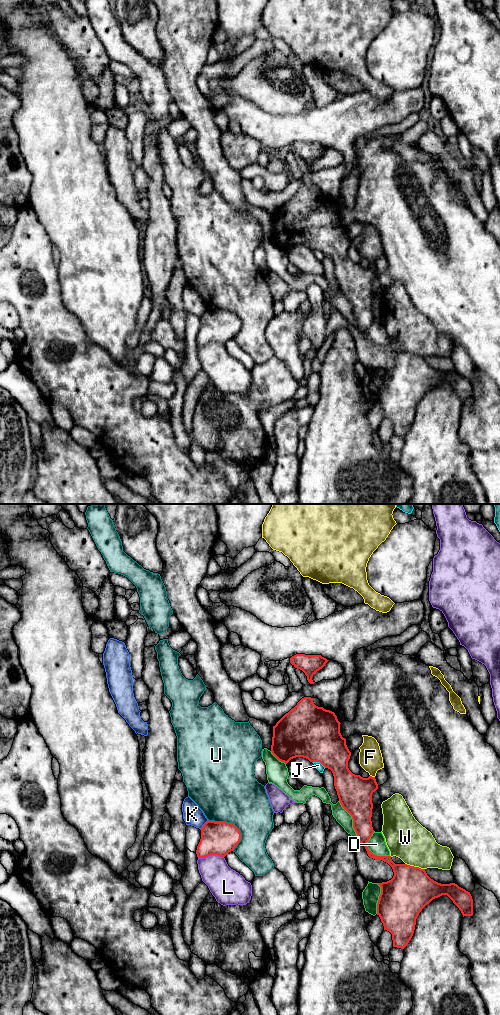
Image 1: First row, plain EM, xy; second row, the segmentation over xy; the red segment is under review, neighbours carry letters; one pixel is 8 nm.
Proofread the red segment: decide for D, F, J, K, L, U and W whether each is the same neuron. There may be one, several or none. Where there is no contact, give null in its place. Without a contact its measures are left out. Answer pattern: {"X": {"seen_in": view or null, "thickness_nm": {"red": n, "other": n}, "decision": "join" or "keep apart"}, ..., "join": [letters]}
{"D": {"seen_in": "xy", "thickness_nm": {"red": 160, "other": 140}, "decision": "keep apart"}, "F": {"seen_in": "xy", "thickness_nm": {"red": 280, "other": 190}, "decision": "keep apart"}, "J": {"seen_in": "xy", "thickness_nm": {"red": 420, "other": 60}, "decision": "keep apart"}, "K": {"seen_in": "xy", "thickness_nm": {"red": 280, "other": 160}, "decision": "keep apart"}, "L": {"seen_in": "xy", "thickness_nm": {"red": 280, "other": 260}, "decision": "keep apart"}, "U": {"seen_in": "xy", "thickness_nm": {"red": 280, "other": 460}, "decision": "keep apart"}, "W": {"seen_in": "xy", "thickness_nm": {"red": 360, "other": 320}, "decision": "keep apart"}, "join": []}

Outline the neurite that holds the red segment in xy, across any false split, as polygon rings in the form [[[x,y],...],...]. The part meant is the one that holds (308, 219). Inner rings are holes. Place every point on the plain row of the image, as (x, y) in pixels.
[[[304,185],[273,214],[271,240],[285,252],[293,246],[303,245],[312,251],[320,250],[332,259],[339,289],[352,304],[353,316],[357,322],[356,328],[365,335],[370,346],[382,348],[393,357],[394,364],[391,368],[378,371],[381,382],[377,391],[377,403],[383,411],[384,418],[392,422],[393,435],[404,437],[413,424],[419,401],[433,387],[447,383],[459,396],[463,405],[473,403],[473,387],[470,380],[455,371],[438,371],[427,363],[425,357],[407,352],[395,352],[391,344],[377,344],[368,337],[367,330],[374,321],[371,309],[372,282],[378,277],[378,272],[375,265],[363,266],[349,258],[348,249],[351,240],[346,233],[346,227],[340,221],[340,212],[334,200],[316,194],[313,186]]]

